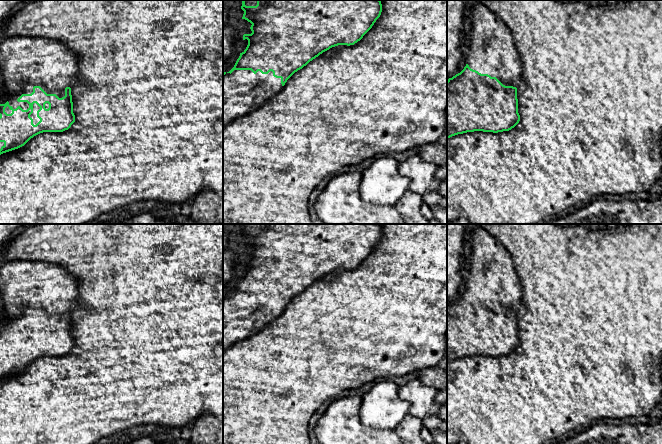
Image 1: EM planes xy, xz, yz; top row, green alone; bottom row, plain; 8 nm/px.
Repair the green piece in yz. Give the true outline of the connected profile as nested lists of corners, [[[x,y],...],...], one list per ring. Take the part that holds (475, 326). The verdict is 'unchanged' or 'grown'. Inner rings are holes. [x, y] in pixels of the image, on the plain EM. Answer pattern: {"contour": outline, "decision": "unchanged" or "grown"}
{"contour": [[[485,229],[472,230],[471,268],[464,293],[447,304],[447,362],[467,356],[503,356],[520,345],[517,311],[522,286],[513,259]]], "decision": "grown"}

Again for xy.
{"contour": [[[30,260],[5,262],[0,268],[0,297],[10,319],[5,328],[0,328],[0,379],[24,370],[40,357],[68,354],[75,346],[71,311],[79,300],[78,280],[62,266]]], "decision": "grown"}

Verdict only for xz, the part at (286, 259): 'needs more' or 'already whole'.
needs more

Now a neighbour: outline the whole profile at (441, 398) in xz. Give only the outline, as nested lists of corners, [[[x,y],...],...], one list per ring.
[[[447,388],[439,390],[436,396],[436,402],[444,405],[447,403]]]

